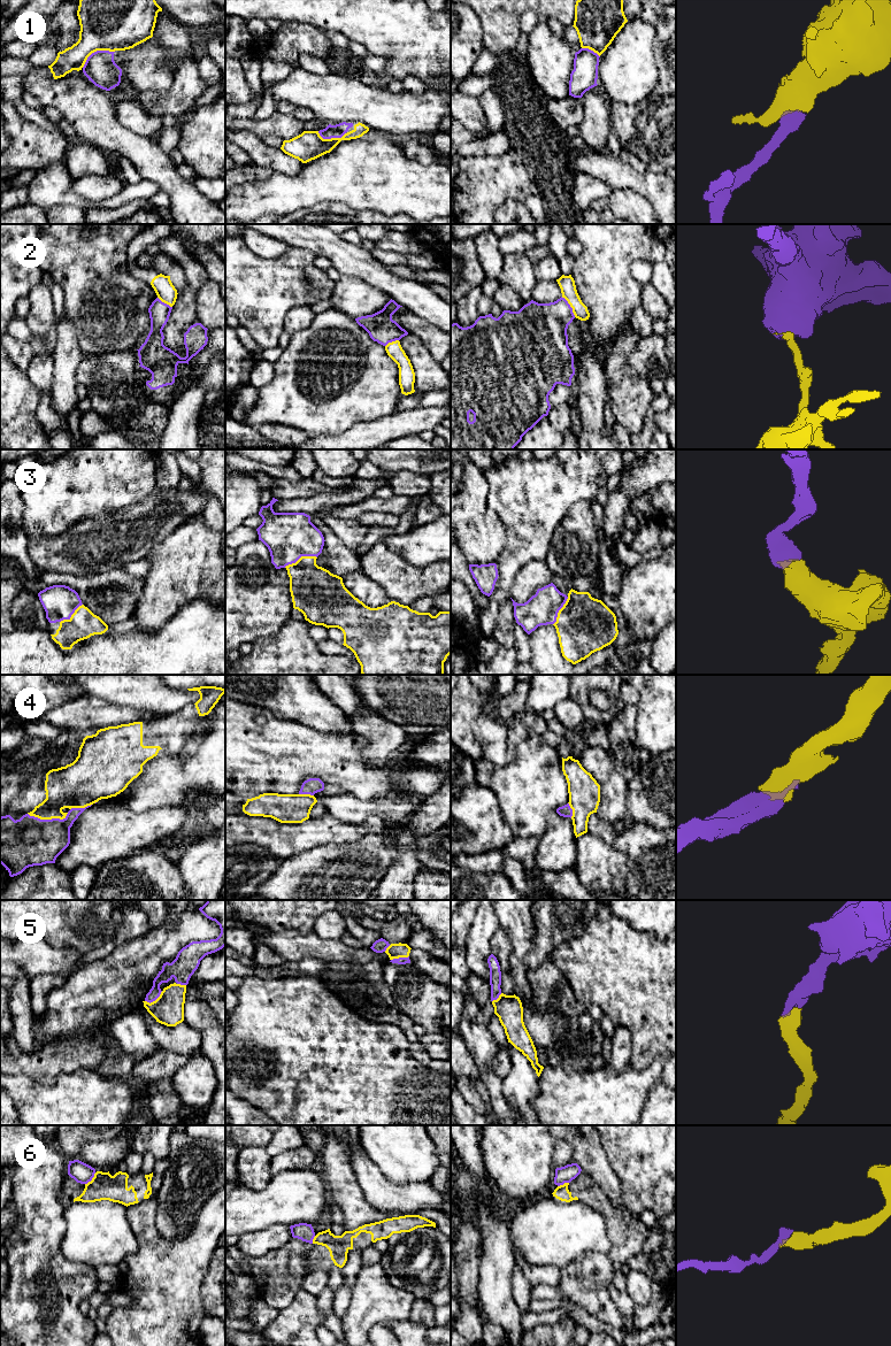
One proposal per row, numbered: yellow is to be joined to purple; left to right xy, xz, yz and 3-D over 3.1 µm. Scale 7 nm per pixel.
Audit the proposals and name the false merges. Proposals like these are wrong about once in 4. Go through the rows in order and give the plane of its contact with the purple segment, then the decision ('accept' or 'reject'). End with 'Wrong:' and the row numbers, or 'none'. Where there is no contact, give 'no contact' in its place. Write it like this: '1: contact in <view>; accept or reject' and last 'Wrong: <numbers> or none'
1: contact in xy; accept
2: contact in yz; reject
3: contact in xz; accept
4: contact in xy; accept
5: contact in xy; accept
6: contact in xy; reject
Wrong: 2, 6

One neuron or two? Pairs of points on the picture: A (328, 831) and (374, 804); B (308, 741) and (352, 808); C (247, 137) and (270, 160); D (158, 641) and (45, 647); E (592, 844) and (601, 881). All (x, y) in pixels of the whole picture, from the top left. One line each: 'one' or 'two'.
A: two
B: two
C: one
D: one
E: one

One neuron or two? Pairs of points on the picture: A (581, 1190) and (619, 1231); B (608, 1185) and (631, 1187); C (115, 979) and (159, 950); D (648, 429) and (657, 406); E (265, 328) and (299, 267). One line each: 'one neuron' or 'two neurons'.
A: one neuron
B: two neurons
C: one neuron
D: one neuron
E: one neuron

